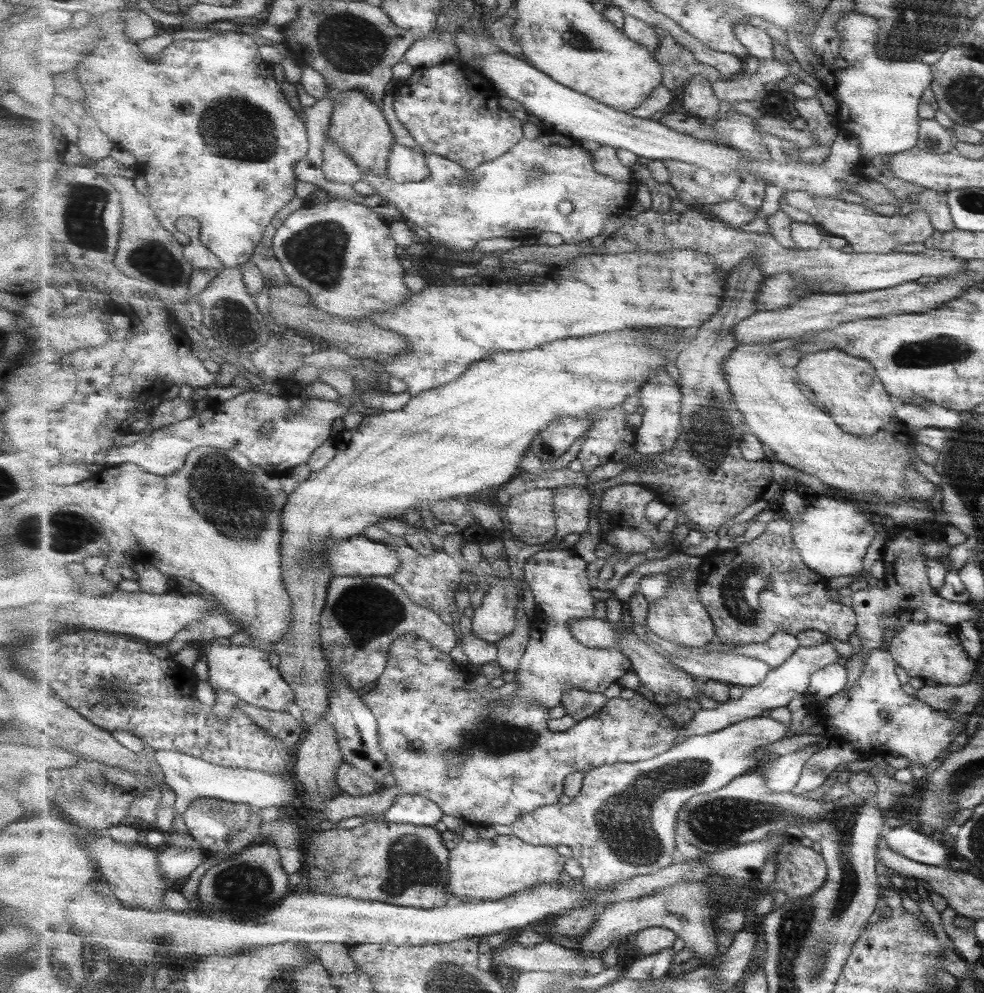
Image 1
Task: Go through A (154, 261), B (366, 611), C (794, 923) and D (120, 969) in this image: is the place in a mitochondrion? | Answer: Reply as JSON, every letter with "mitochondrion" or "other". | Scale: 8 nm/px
{"A":"mitochondrion","B":"mitochondrion","C":"mitochondrion","D":"other"}

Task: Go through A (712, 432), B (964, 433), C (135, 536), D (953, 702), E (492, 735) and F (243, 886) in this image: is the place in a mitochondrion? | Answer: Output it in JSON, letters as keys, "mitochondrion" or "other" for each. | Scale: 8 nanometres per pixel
{"A":"mitochondrion","B":"other","C":"other","D":"mitochondrion","E":"mitochondrion","F":"mitochondrion"}

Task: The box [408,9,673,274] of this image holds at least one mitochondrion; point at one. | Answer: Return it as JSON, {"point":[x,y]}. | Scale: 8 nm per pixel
{"point":[576,39]}

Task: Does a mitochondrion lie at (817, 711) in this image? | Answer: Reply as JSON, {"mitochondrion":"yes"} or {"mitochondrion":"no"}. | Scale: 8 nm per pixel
{"mitochondrion":"no"}

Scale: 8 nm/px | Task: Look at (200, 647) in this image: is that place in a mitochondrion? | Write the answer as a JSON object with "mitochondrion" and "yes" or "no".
{"mitochondrion":"no"}

